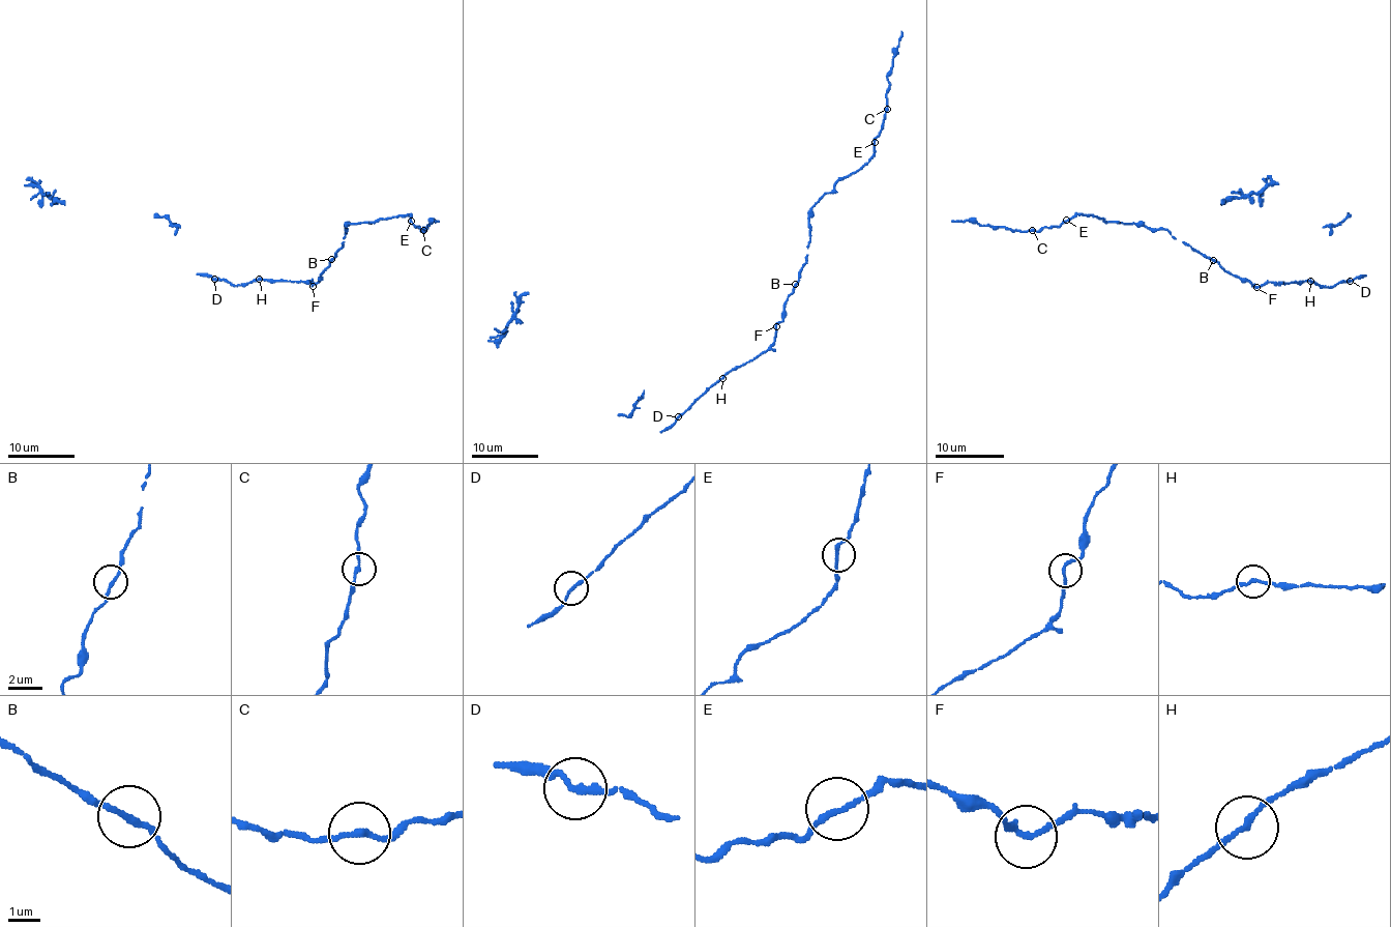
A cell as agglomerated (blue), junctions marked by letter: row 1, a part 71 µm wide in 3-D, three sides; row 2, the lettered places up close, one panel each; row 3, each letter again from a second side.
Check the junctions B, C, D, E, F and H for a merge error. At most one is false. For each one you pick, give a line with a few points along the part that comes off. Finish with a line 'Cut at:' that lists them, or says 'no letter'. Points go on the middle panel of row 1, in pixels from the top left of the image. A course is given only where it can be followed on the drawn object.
C: course (887, 109), (887, 75), (901, 31)
Cut at: C

